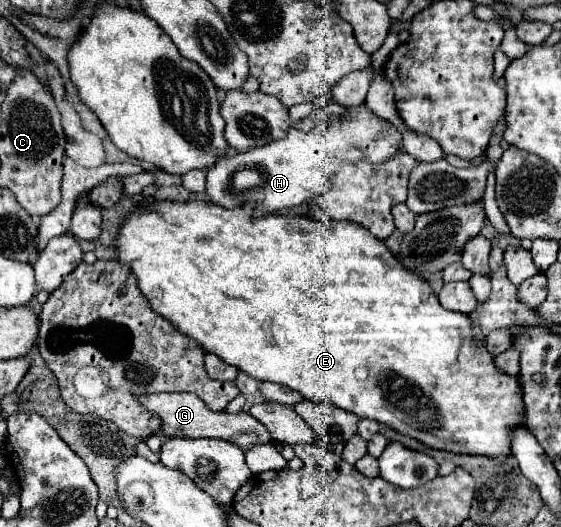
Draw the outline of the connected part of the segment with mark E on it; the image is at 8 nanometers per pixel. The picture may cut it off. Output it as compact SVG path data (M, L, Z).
M156 202L150 206L140 206L136 212L128 214L124 222L120 224L120 230L112 242L112 248L116 252L116 258L122 266L130 268L130 272L136 278L136 284L150 304L150 308L172 322L172 326L200 342L200 348L204 348L208 354L216 354L226 364L232 364L234 368L246 372L254 380L270 380L284 384L296 392L300 392L302 398L314 400L314 402L328 402L338 408L344 408L348 412L354 412L358 418L370 418L382 424L392 426L394 430L440 450L454 450L460 454L486 454L504 460L510 454L510 428L516 424L524 424L524 408L520 398L520 386L516 376L506 376L494 366L494 358L484 348L476 348L470 332L470 320L466 314L444 310L430 290L430 286L414 272L404 270L396 260L394 254L372 236L366 228L360 228L352 222L320 222L310 216L288 216L288 214L264 214L254 216L252 202L236 206L232 210L222 208L214 202Z

